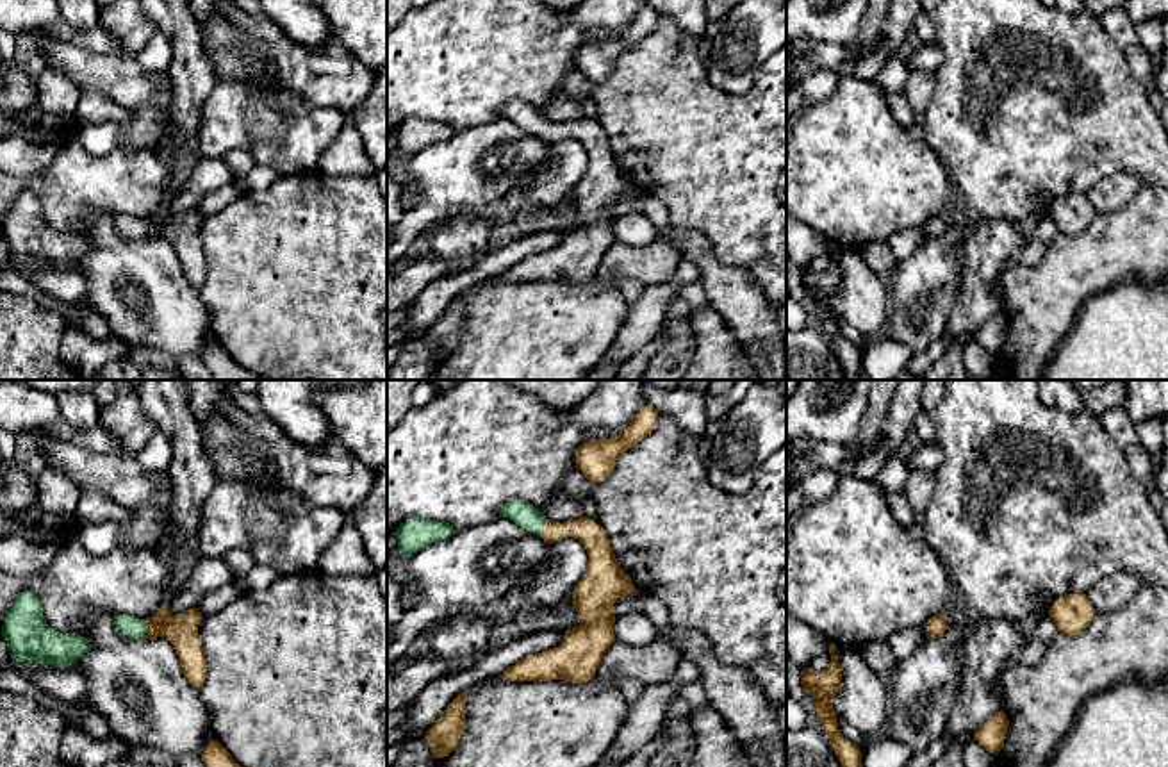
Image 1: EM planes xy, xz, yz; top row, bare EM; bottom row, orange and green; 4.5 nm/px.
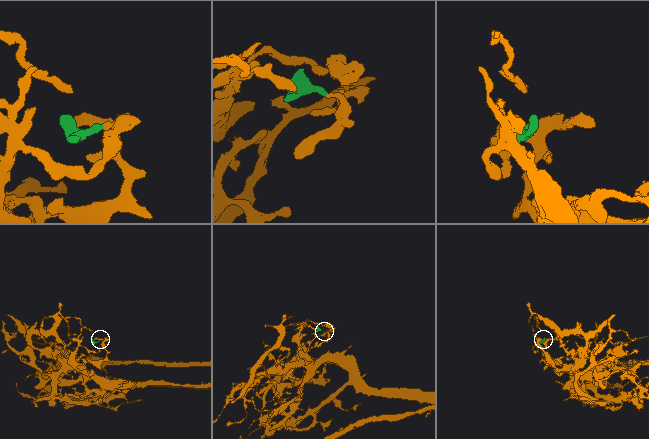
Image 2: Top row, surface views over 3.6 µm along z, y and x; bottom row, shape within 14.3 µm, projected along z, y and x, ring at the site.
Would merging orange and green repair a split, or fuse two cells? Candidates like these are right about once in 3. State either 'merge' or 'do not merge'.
merge

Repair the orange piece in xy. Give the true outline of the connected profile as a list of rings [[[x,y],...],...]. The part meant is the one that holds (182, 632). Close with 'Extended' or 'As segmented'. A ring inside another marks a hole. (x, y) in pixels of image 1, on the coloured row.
[[[162,605],[155,615],[146,619],[128,614],[114,615],[116,628],[128,639],[166,637],[177,649],[184,676],[196,689],[200,689],[207,678],[207,662],[198,633],[202,621],[203,617],[198,608],[191,608],[175,617],[168,605]]]. Extended

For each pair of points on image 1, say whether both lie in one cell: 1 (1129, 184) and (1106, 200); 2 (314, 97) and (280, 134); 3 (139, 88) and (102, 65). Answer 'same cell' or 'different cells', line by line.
1: same cell
2: different cells
3: same cell

